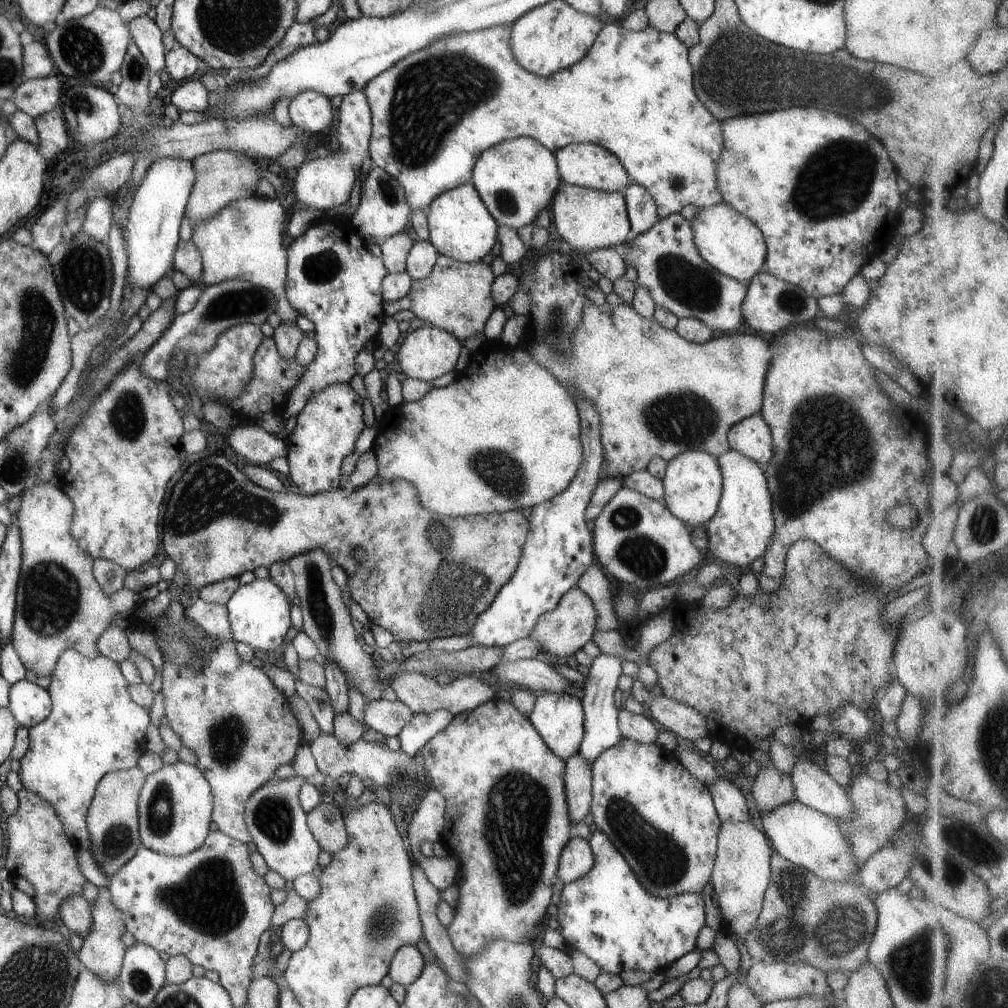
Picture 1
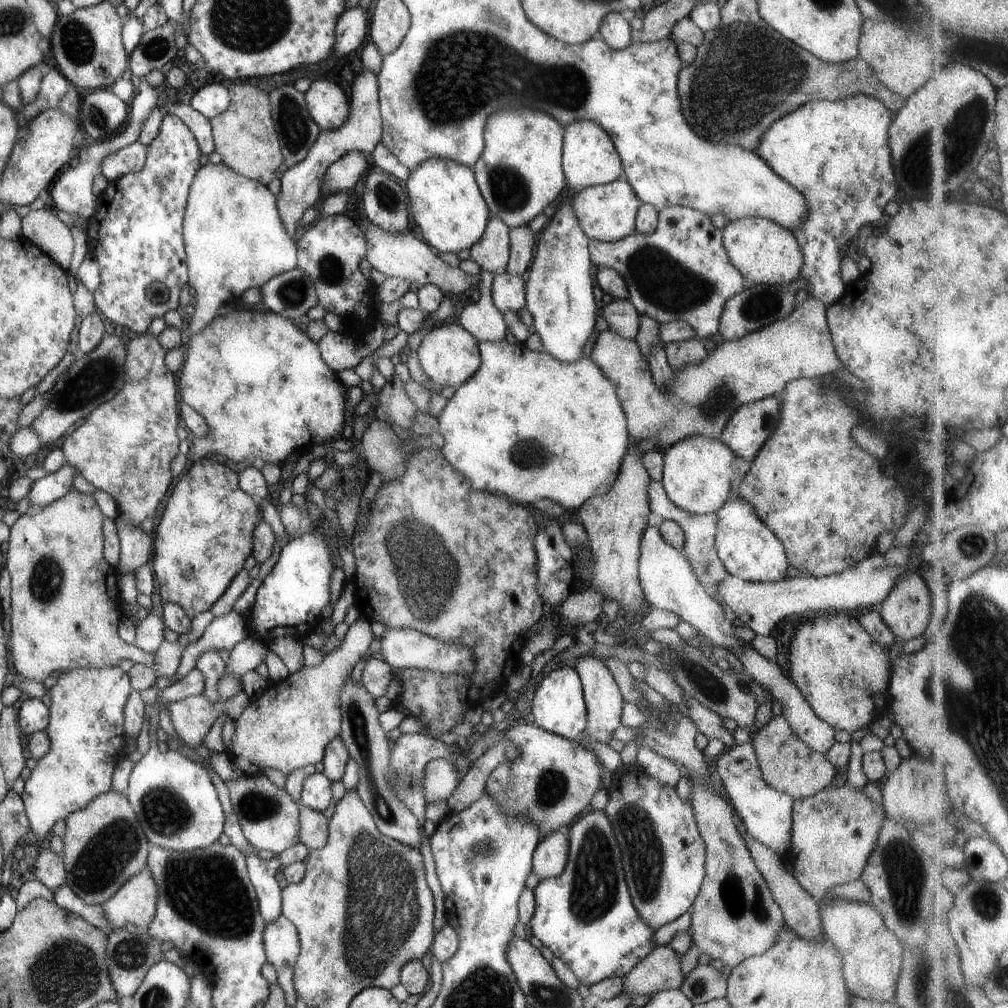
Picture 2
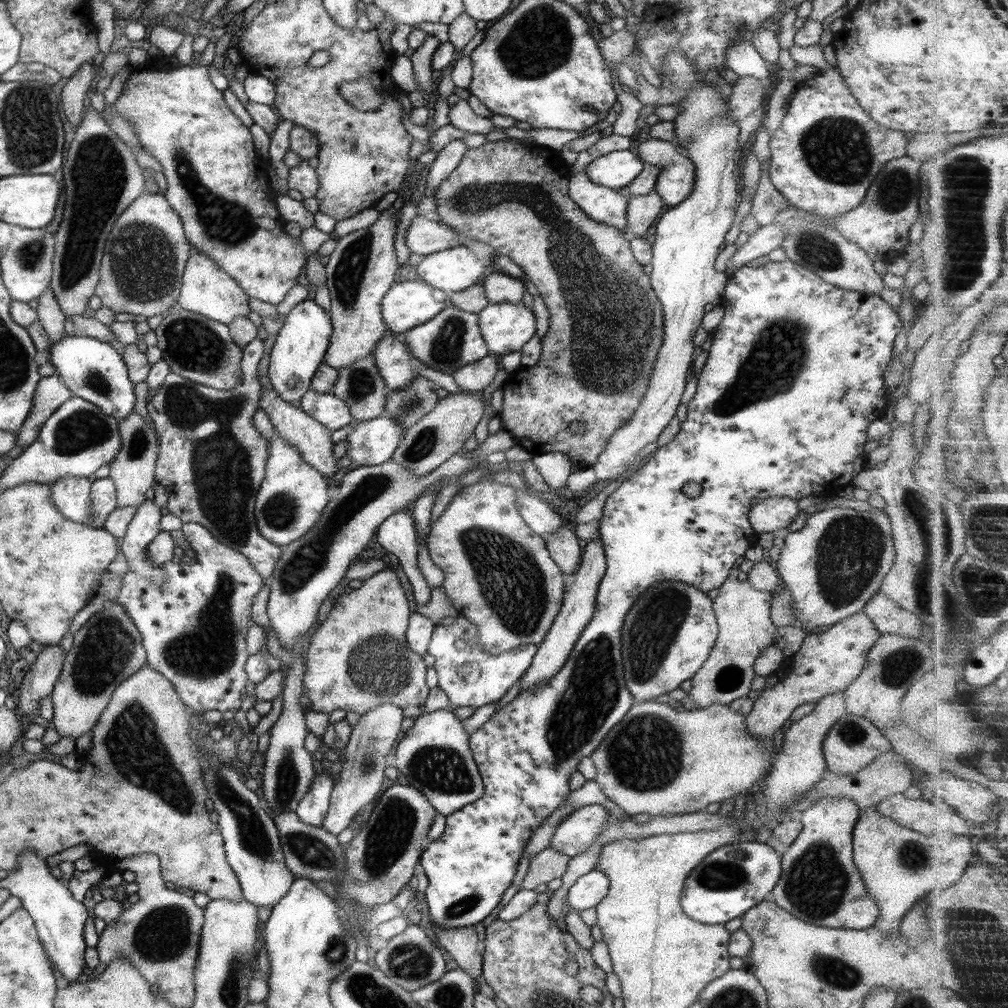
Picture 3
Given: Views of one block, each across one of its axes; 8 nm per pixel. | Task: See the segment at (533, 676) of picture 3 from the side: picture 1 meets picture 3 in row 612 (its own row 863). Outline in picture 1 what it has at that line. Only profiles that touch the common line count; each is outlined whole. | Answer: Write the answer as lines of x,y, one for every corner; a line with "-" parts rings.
573,834
559,854
556,879
564,884
579,880
591,870
593,862
595,858
588,842

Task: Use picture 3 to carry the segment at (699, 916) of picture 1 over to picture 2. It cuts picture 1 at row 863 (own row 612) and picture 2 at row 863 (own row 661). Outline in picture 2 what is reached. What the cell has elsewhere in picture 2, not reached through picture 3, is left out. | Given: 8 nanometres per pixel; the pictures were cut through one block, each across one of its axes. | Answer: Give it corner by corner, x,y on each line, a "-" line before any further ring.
593,809
568,826
567,862
557,876
539,879
532,888
534,910
529,918
531,934
549,948
575,974
582,986
591,986
607,977
623,978
651,952
654,928
645,924
630,899
621,862
621,852
611,824
602,809

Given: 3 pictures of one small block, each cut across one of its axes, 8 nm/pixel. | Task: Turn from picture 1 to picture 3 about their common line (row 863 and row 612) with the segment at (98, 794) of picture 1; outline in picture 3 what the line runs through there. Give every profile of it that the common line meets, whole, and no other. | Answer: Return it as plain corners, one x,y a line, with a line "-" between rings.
105,601
99,613
93,614
72,635
72,640
49,698
52,703
50,725
59,738
72,736
75,740
93,728
120,682
146,664
146,654
141,634
126,616
123,607
113,601

